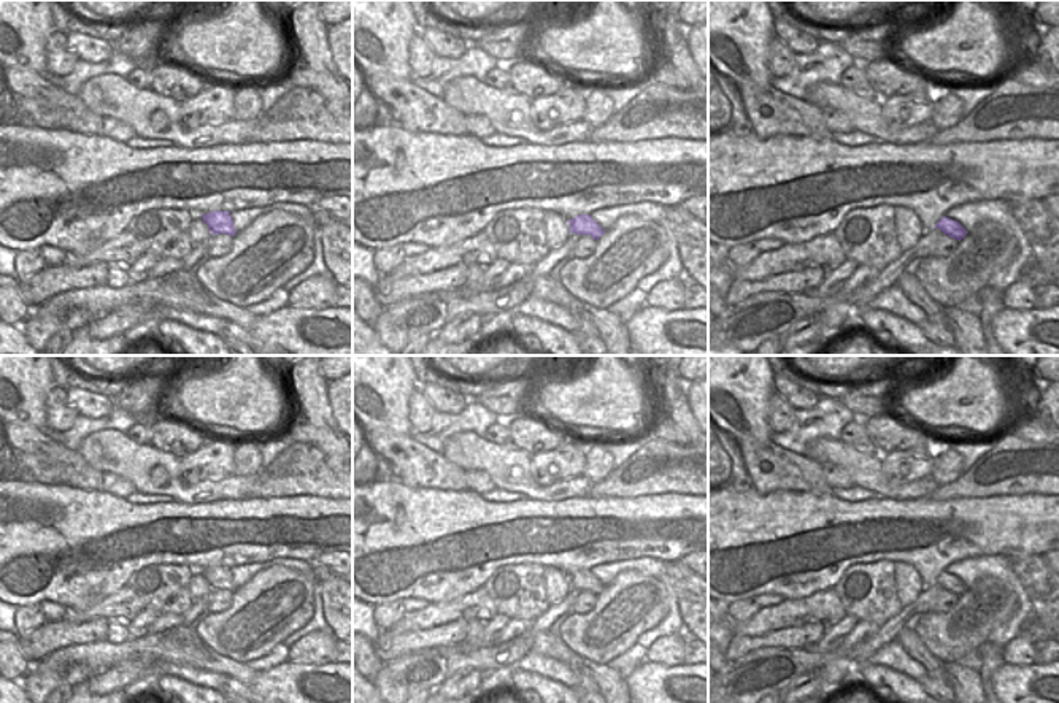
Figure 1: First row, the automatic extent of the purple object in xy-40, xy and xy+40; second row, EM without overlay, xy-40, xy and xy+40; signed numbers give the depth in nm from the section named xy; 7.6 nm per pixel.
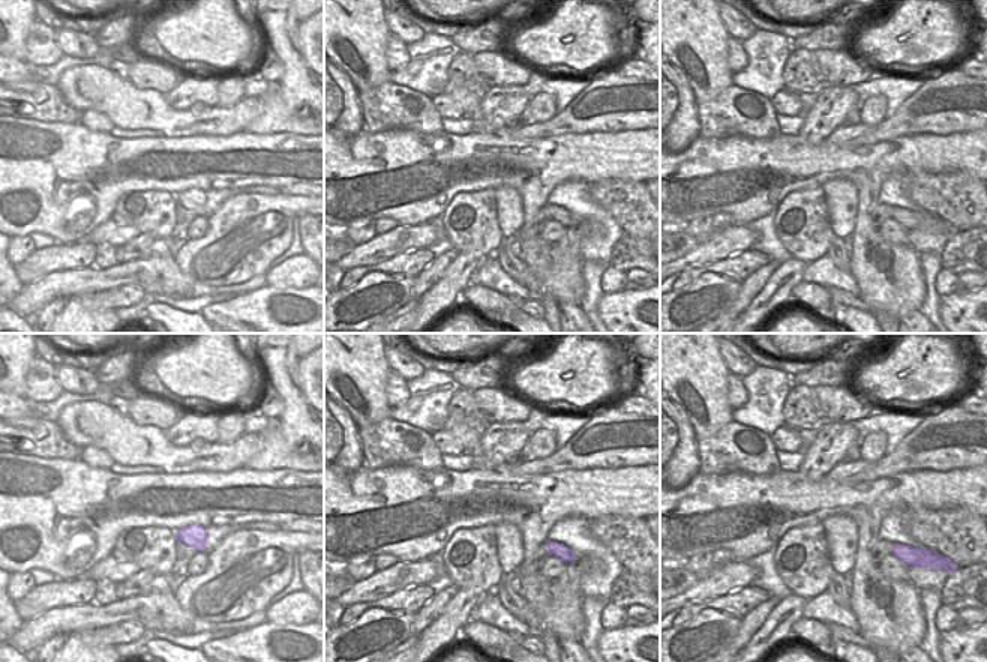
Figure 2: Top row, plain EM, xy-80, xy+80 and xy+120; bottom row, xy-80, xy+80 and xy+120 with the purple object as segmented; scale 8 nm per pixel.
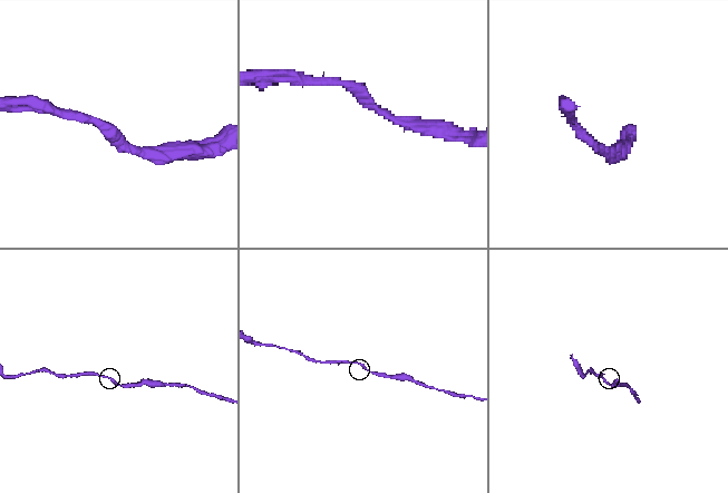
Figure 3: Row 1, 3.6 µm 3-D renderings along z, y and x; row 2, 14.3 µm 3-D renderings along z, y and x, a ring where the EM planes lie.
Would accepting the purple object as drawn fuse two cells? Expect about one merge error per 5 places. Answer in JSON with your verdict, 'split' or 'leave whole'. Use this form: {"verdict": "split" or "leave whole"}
{"verdict": "leave whole"}

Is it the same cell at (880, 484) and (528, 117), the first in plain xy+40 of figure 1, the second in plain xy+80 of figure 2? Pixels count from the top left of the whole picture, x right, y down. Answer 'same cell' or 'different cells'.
different cells

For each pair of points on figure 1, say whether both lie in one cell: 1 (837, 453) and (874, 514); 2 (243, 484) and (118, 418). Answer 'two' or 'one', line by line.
1: two
2: two

